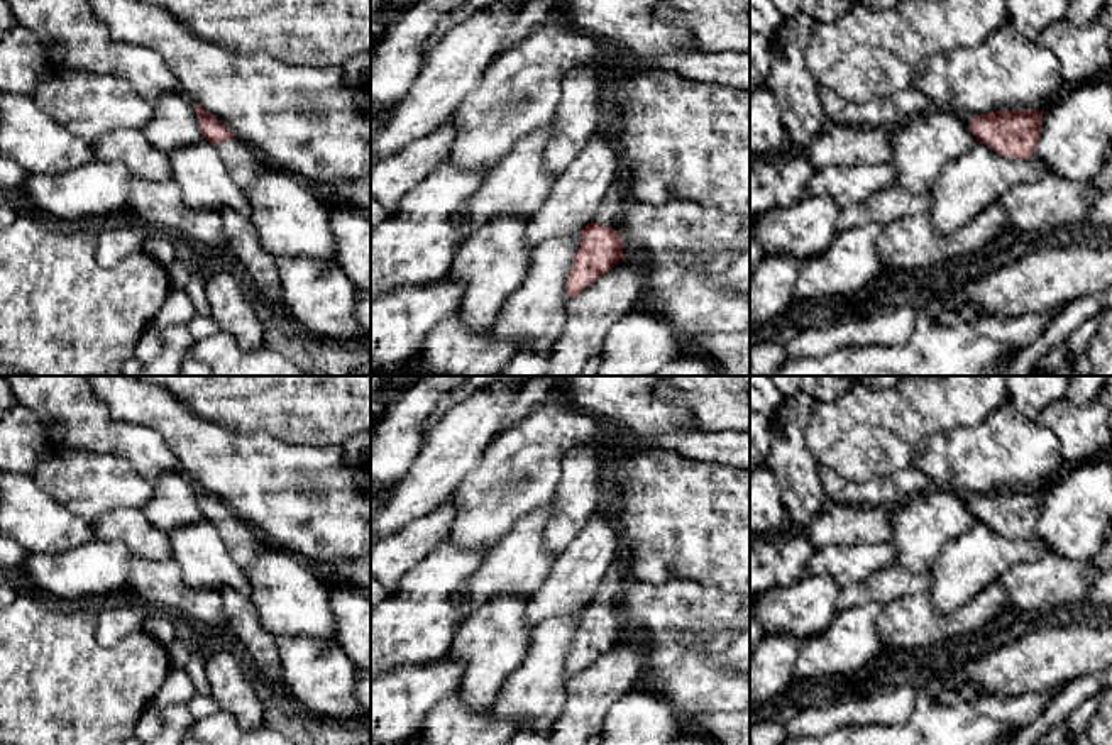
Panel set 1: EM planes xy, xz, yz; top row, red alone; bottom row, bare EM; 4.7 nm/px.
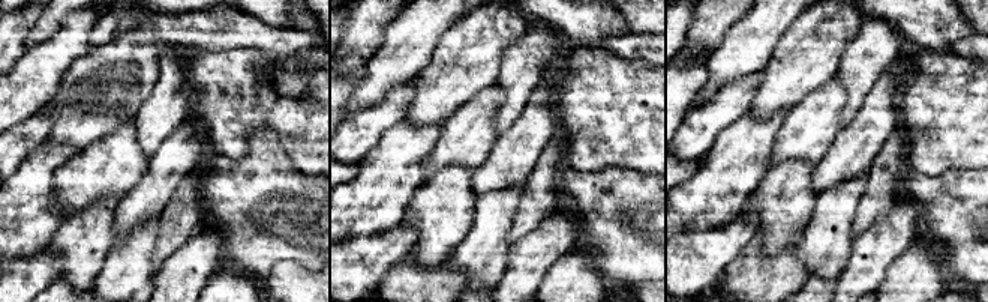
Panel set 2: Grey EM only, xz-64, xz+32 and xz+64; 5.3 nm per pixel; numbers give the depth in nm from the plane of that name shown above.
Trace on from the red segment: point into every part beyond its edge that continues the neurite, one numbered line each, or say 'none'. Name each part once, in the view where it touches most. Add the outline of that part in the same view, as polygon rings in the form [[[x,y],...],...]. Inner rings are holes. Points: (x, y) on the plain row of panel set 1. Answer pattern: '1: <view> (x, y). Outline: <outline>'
1: xz (606, 595). Outline: [[[621,554],[618,562],[606,572],[601,586],[597,588],[596,594],[594,594],[594,601],[606,606],[606,608],[613,608],[618,603],[618,591],[619,586],[628,579],[630,576],[630,569],[628,569],[628,562],[625,559],[625,555]]]

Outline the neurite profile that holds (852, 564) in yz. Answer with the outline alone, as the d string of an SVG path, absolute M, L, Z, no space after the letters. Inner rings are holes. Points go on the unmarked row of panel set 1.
M892 540L850 547L826 545L814 552L802 577L829 576L848 588L894 564L895 557L897 547Z

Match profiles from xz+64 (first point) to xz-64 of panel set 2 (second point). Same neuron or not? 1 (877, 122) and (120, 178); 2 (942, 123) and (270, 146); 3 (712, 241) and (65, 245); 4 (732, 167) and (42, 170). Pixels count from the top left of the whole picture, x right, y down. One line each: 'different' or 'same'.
1: different
2: different
3: different
4: same

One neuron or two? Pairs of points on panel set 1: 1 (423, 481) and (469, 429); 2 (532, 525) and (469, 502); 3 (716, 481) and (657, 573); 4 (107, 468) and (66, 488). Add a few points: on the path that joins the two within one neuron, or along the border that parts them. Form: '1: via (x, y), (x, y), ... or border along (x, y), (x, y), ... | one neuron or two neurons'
1: via (437, 468), (457, 442) | one neuron
2: border along (552, 498), (523, 515), (491, 547) | two neurons
3: via (699, 503), (660, 542), (657, 551) | one neuron
4: via (97, 478), (93, 481), (77, 481) | one neuron

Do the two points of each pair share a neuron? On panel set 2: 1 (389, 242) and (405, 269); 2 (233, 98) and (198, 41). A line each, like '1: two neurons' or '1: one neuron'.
1: two neurons
2: two neurons

